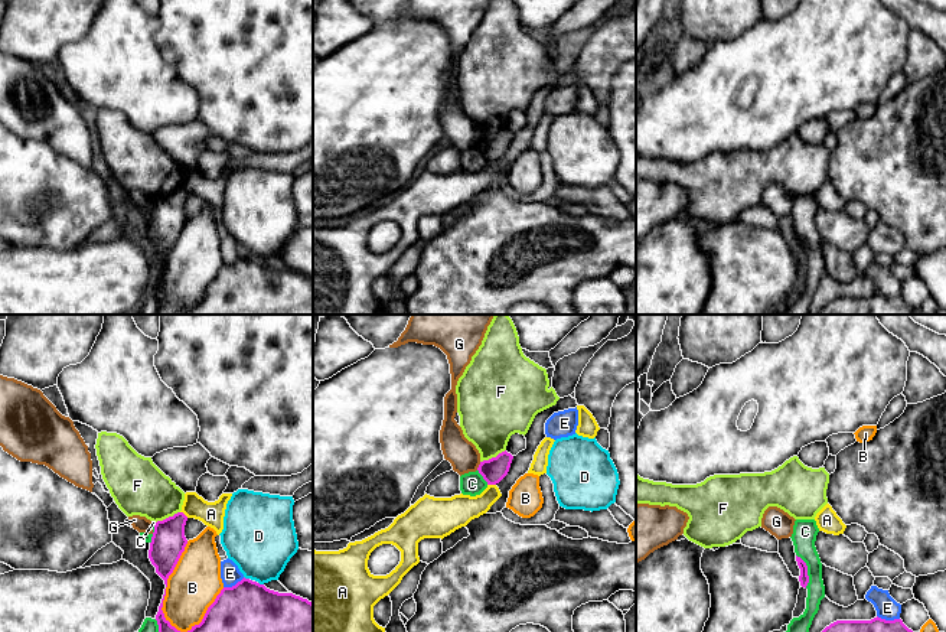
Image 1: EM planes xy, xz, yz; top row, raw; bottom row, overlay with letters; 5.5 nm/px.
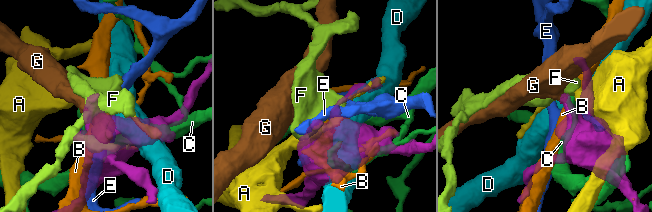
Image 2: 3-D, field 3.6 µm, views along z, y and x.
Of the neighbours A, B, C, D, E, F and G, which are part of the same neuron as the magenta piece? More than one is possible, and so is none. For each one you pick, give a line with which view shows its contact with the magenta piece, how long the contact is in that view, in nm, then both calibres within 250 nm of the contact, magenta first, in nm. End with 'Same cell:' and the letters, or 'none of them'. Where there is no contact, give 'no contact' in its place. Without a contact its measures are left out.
Same cell: none of them

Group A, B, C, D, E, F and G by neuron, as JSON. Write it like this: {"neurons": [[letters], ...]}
{"neurons": [["A"], ["B"], ["C"], ["D"], ["E"], ["F"], ["G"]]}

